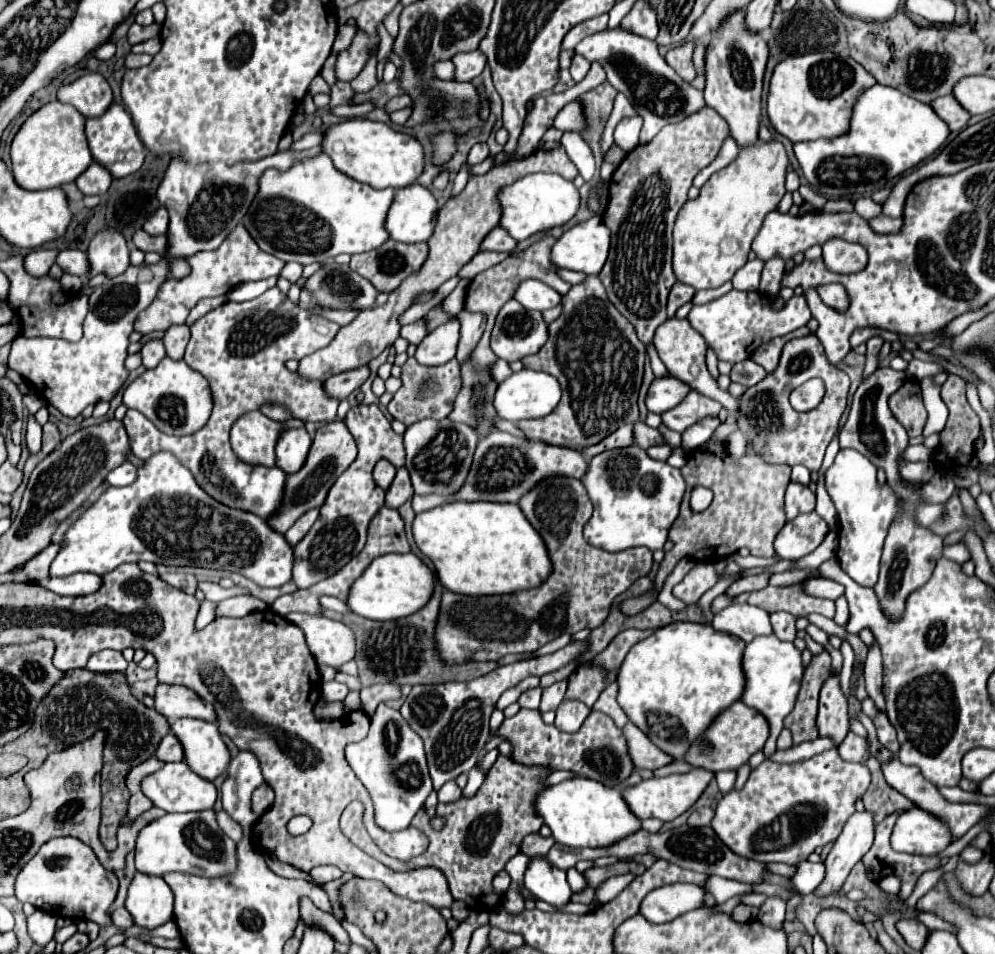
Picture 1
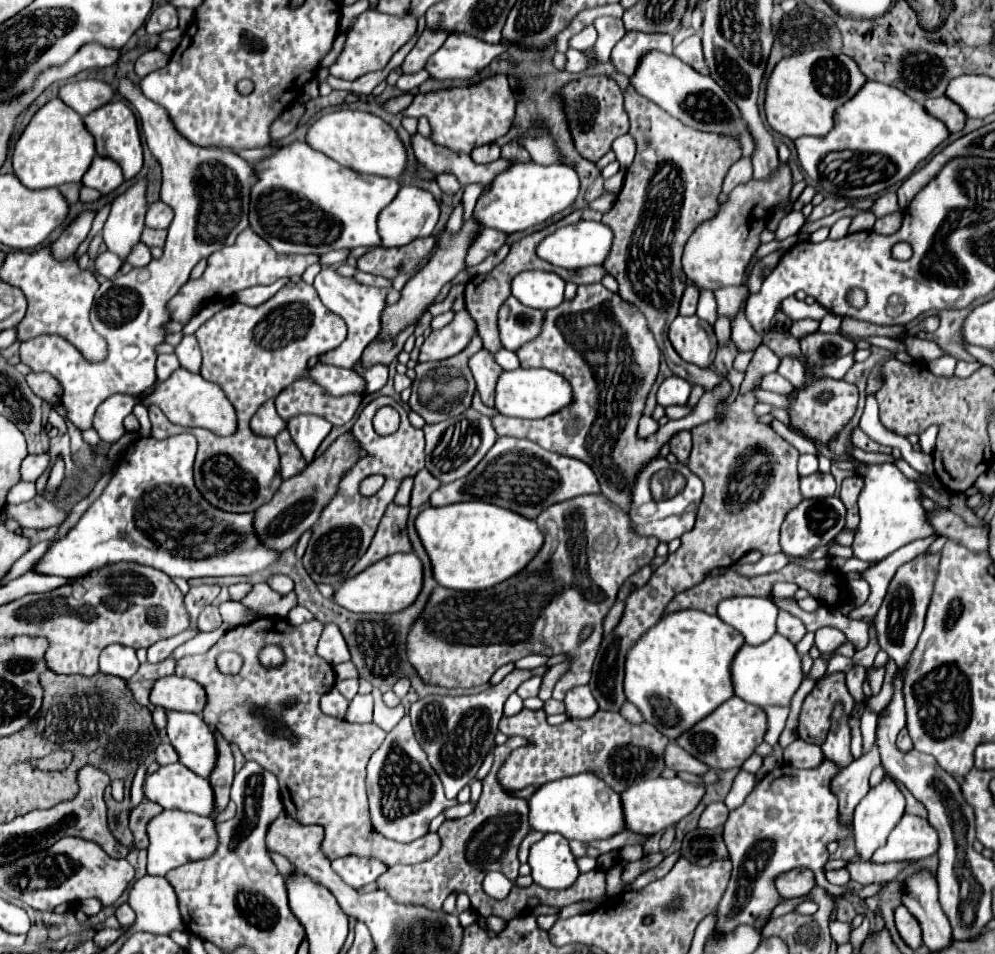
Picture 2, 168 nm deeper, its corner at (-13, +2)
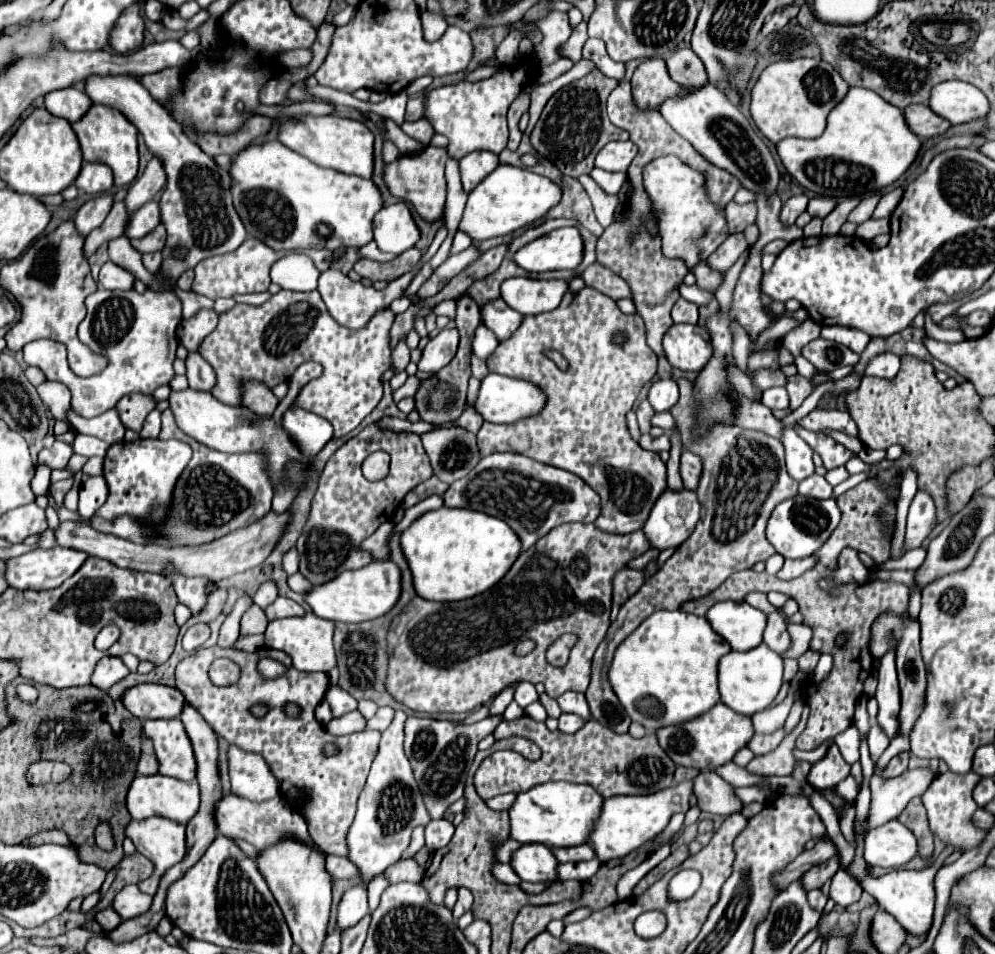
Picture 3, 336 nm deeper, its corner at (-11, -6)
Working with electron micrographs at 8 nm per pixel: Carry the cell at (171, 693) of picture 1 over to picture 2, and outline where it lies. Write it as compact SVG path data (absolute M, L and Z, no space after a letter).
M169 675L159 681L155 681L151 695L149 695L151 705L163 707L169 711L187 711L187 713L201 713L207 695L199 683L187 677L177 677Z

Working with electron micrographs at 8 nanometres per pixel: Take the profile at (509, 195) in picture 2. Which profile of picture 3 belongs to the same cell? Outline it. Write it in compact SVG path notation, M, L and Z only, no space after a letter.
M499 165L469 193L469 201L465 205L459 229L465 231L473 241L503 237L545 217L547 211L561 201L561 197L563 197L561 185L557 185L555 181L537 175L529 169Z

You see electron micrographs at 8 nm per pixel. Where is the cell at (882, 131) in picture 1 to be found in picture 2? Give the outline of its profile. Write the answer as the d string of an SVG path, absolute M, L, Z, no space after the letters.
M867 81L851 101L835 109L835 125L825 137L799 137L795 149L803 171L831 195L863 199L879 195L907 179L937 145L949 137L947 127L903 91Z

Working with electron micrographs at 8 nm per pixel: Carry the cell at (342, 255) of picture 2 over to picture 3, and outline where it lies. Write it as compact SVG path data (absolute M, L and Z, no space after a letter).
M371 241L369 245L365 245L363 249L359 249L359 259L377 259L377 261L389 261L389 259L393 259L393 257L395 257L395 255L381 253L373 241Z

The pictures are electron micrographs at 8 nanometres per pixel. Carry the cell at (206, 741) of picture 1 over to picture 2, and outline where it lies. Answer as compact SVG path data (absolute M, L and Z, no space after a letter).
M167 711L167 737L179 753L179 763L199 777L209 777L217 761L217 749L213 729L201 715Z

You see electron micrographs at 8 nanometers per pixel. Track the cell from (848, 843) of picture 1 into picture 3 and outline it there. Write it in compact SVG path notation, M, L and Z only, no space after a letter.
M915 769L915 771L905 771L899 777L881 777L881 775L873 775L871 777L871 807L869 807L869 815L867 815L867 829L879 827L881 823L887 823L891 819L897 819L901 815L901 811L905 809L905 805L915 797L927 791L927 787L931 785L935 773L929 769Z

